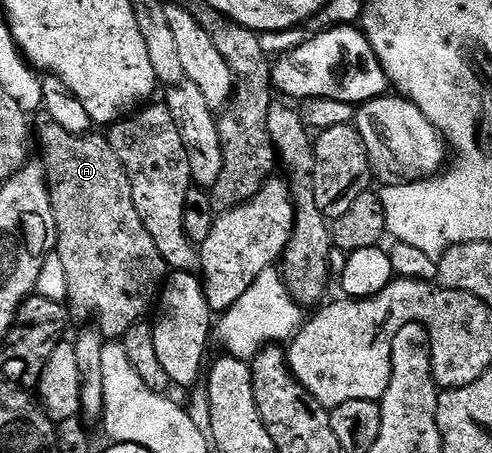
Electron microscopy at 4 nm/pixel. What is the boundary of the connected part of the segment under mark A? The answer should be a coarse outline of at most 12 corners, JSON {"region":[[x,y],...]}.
{"region":[[35,123],[68,306],[117,341],[167,268],[104,134]]}

